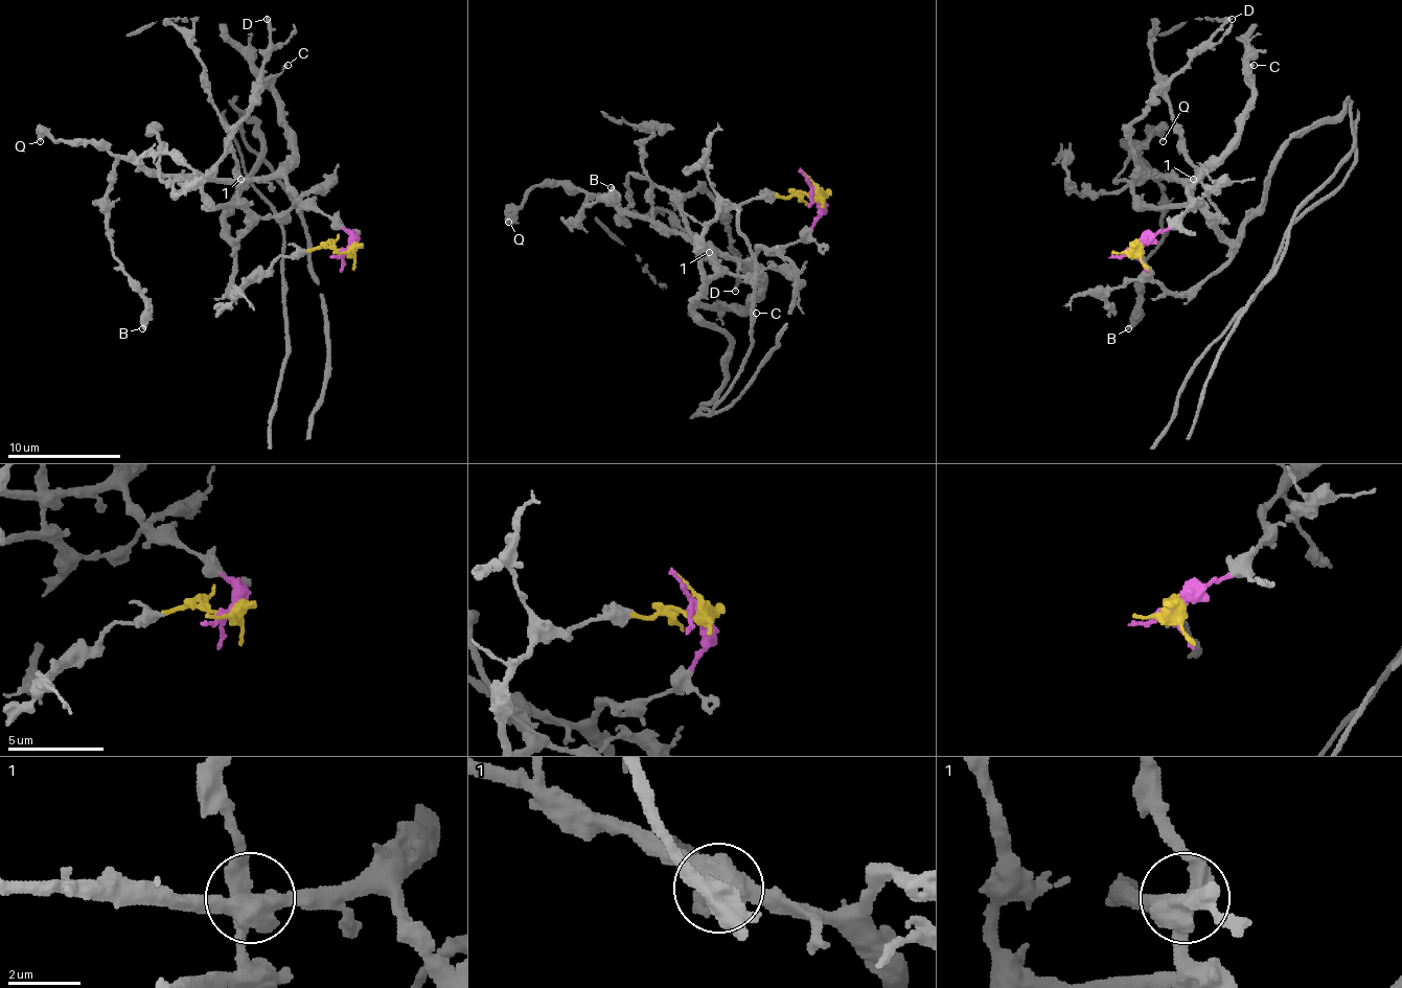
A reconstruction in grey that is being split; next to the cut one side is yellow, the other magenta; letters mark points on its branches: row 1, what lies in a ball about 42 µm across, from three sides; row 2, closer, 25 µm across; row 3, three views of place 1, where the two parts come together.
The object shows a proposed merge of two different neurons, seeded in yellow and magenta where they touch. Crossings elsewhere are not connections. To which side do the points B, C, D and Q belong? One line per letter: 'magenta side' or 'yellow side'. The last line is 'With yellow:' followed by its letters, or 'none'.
B: magenta side
C: magenta side
D: yellow side
Q: magenta side
With yellow: D

